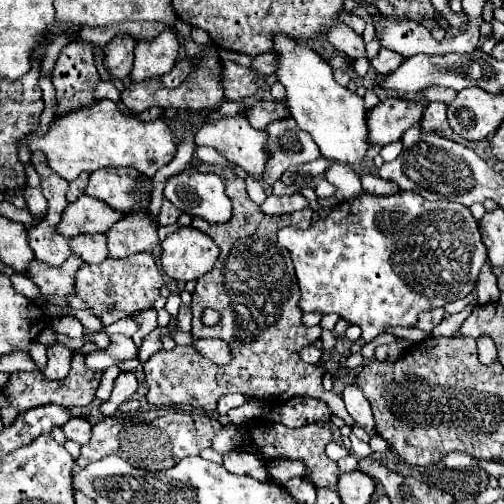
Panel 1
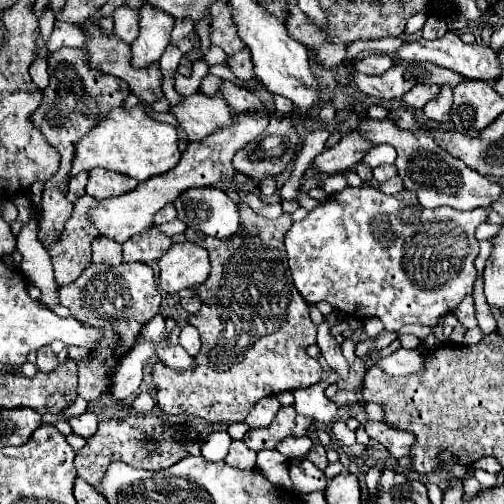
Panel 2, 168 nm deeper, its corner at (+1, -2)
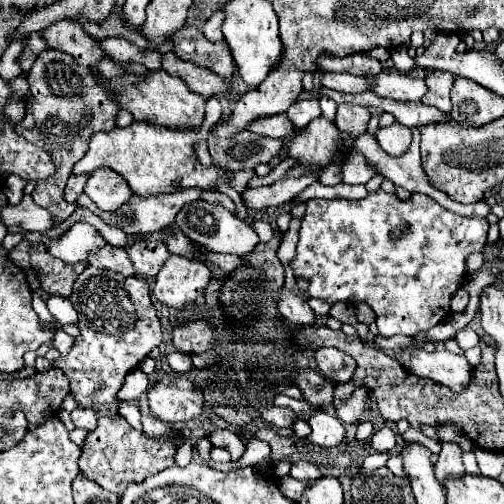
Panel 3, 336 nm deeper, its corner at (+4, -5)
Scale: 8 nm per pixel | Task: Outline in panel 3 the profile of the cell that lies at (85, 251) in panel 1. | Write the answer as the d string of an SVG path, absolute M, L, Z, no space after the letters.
M104 247L104 251L96 251L96 255L92 255L92 263L98 269L110 269L114 273L120 273L124 277L134 277L136 269L126 253L126 249L122 247Z

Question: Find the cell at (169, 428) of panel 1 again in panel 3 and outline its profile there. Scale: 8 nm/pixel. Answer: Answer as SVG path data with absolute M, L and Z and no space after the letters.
M120 415L102 417L98 421L96 431L90 431L82 445L82 457L78 461L80 471L88 475L92 481L100 483L104 489L122 495L130 483L142 483L148 475L160 473L176 463L176 443L152 441L144 437L144 433L136 431L128 425L128 421Z

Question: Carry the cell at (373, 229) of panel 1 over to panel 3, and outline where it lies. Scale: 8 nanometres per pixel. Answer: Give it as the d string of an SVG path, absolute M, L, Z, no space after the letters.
M382 189L360 201L344 197L310 199L300 227L298 255L290 267L296 277L308 277L310 297L318 297L330 305L336 301L368 303L376 313L378 335L418 335L438 325L450 313L450 299L466 279L466 259L470 253L484 249L488 227L484 217L460 217L422 193L414 193L408 201L400 201Z

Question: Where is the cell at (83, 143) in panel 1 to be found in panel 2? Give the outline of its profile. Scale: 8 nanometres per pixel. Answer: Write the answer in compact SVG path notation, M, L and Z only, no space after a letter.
M135 104L133 108L113 108L107 118L91 128L75 146L75 158L71 164L69 176L77 176L79 172L89 172L93 168L115 170L127 174L139 182L149 180L151 176L163 174L171 170L179 162L179 144L175 126L163 124L147 116L143 104Z

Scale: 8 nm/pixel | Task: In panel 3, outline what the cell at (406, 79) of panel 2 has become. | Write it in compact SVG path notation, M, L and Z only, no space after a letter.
M326 71L320 77L320 83L324 87L330 87L330 89L336 89L336 91L342 91L342 93L366 91L368 81L370 81L368 77L356 77L356 75L350 75L350 73L332 73L332 71Z

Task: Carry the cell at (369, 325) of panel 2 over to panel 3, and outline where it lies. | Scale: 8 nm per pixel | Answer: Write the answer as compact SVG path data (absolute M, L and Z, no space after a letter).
M358 303L356 305L356 319L358 319L358 323L366 323L366 325L370 325L370 323L374 323L374 311L370 309L370 305L366 305L366 303Z

